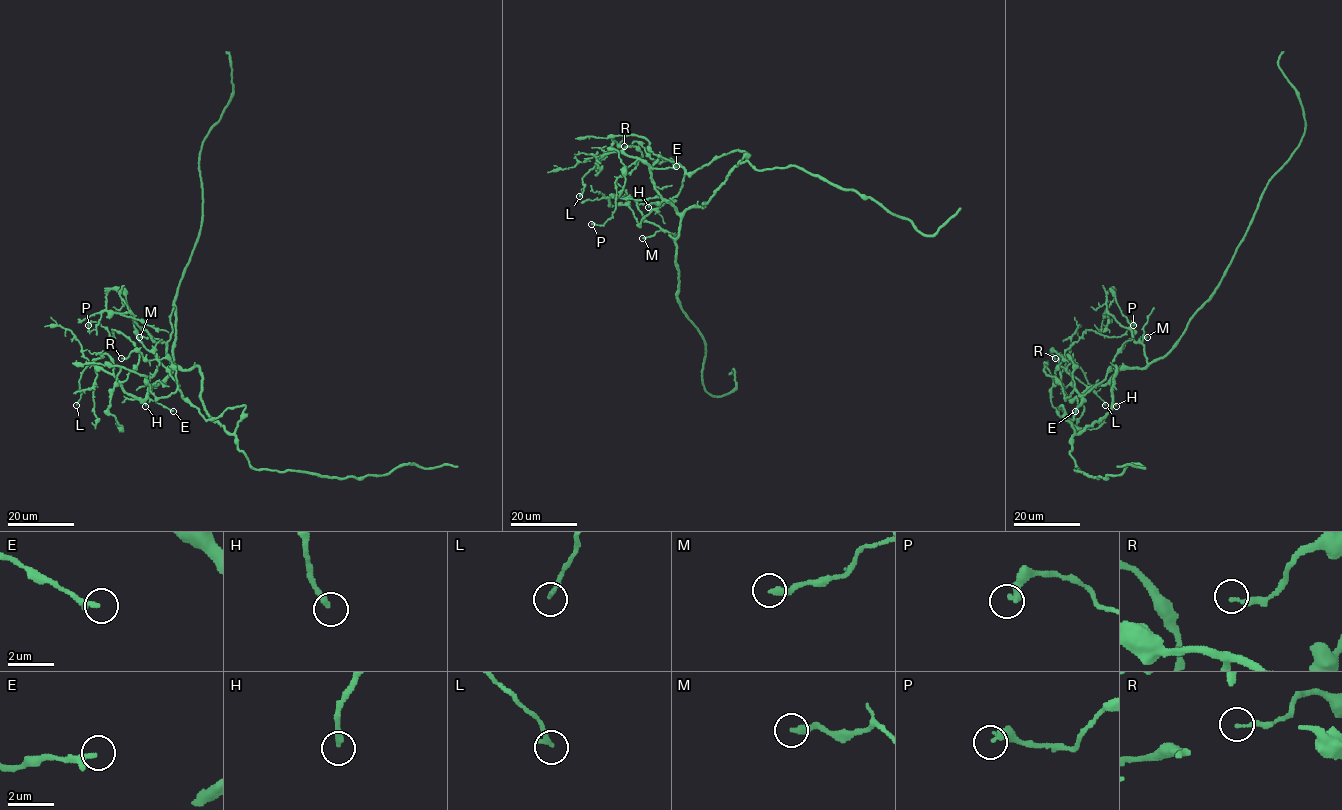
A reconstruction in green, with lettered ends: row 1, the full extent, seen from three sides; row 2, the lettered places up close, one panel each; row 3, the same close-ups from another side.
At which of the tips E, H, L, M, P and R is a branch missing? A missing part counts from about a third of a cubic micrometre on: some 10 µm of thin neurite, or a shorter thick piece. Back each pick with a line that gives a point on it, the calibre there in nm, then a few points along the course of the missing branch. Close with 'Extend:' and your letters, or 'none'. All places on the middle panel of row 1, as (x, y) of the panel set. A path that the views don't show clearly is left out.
Extend: none

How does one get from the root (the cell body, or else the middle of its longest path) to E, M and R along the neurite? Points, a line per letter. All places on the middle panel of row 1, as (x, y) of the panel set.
E: (680, 222), (681, 214), (658, 193), (651, 171), (652, 168), (676, 166)
M: (680, 222), (676, 238), (661, 230), (642, 238)
R: (680, 222), (681, 214), (658, 193), (651, 176), (652, 165), (662, 160), (653, 160), (637, 142), (624, 146)

